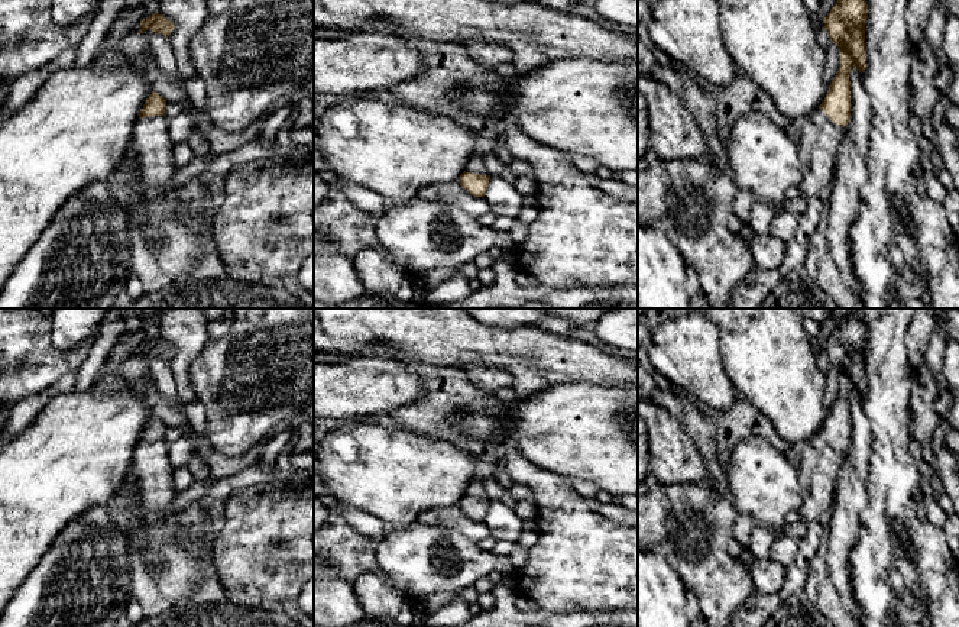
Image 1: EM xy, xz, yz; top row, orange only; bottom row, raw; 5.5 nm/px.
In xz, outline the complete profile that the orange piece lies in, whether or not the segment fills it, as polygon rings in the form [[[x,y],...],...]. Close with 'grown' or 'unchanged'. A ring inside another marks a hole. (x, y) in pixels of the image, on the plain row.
[[[474,478],[467,487],[466,495],[460,500],[459,508],[474,521],[485,521],[490,498],[487,497],[483,481]]] | grown

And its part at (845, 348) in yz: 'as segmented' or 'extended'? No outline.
extended

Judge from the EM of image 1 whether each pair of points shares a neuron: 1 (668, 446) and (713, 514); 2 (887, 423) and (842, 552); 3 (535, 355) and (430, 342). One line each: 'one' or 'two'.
1: two
2: two
3: one

